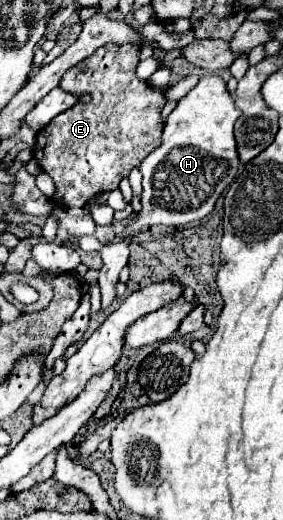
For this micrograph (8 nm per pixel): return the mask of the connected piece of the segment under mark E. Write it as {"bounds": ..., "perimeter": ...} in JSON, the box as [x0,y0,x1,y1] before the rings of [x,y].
{"bounds":[33,43,171,207],"perimeter":[[[107,43],[107,45],[99,47],[99,51],[95,51],[95,55],[91,55],[91,57],[85,59],[83,63],[77,63],[75,67],[71,67],[71,69],[67,71],[67,75],[63,75],[61,87],[63,87],[65,91],[87,91],[87,93],[91,95],[91,101],[89,101],[89,103],[77,103],[75,107],[67,109],[63,115],[57,115],[45,129],[39,131],[37,141],[35,141],[35,147],[33,147],[33,157],[37,159],[37,163],[41,165],[41,169],[53,177],[53,181],[55,181],[55,185],[57,185],[57,199],[59,199],[59,205],[63,205],[63,207],[85,207],[85,203],[87,203],[91,197],[95,197],[95,195],[99,195],[99,193],[105,193],[105,191],[117,189],[119,183],[121,183],[121,179],[123,179],[123,177],[129,177],[129,171],[135,169],[135,167],[139,167],[141,161],[143,161],[153,149],[157,149],[157,147],[161,145],[161,133],[163,133],[161,109],[163,109],[163,105],[167,103],[165,91],[171,87],[171,83],[169,83],[169,85],[163,85],[163,87],[151,87],[147,81],[141,81],[141,79],[135,75],[135,69],[137,69],[137,65],[139,65],[139,51],[141,51],[141,47],[135,45],[135,43],[123,43],[123,45]]]}

